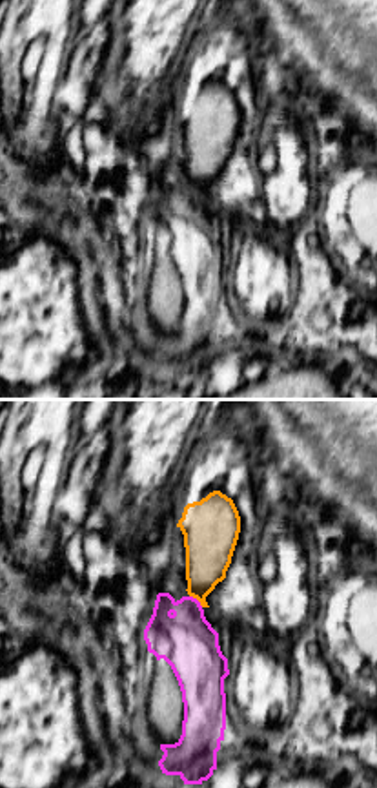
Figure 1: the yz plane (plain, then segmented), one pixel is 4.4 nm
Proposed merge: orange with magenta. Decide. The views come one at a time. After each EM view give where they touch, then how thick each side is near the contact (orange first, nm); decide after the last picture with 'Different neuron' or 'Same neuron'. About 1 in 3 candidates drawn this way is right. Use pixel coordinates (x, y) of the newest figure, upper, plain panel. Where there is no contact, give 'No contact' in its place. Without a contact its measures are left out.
Touches orange at (197, 190). Thickness 220 nm (orange) against 260 nm

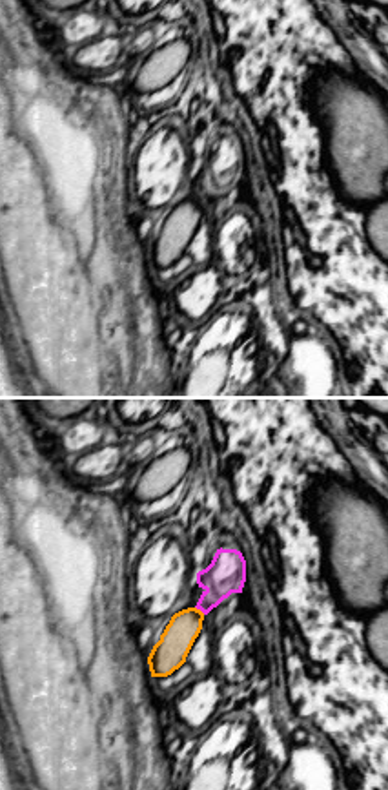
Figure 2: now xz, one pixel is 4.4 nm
Touches orange at (199, 201). Thickness 150 nm (orange) against 170 nm

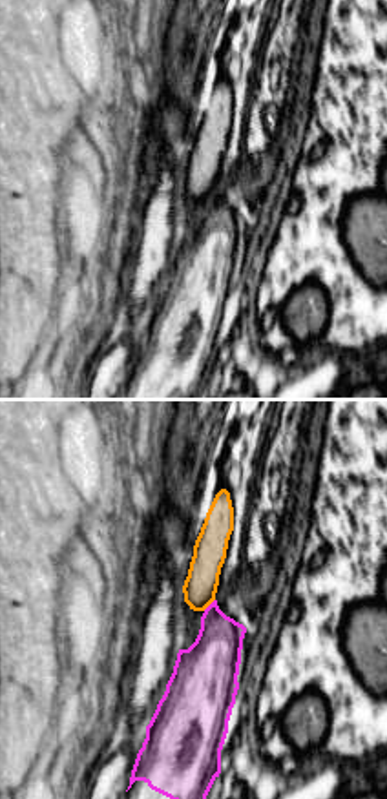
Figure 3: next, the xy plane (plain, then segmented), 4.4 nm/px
Touches orange at (209, 196). Thickness 150 nm (orange) against 240 nm

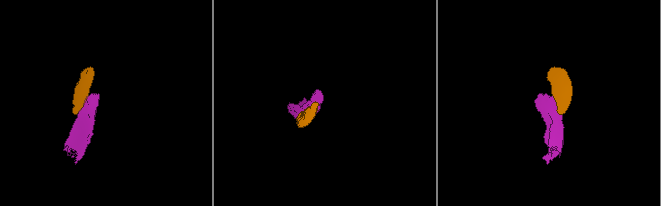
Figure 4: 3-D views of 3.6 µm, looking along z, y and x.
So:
Different neuron

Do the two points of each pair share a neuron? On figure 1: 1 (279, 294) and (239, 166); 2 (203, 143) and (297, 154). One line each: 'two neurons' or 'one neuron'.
1: two neurons
2: two neurons

